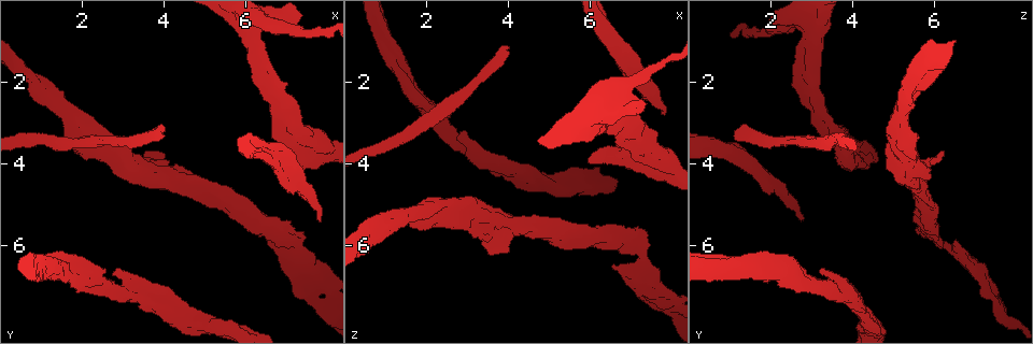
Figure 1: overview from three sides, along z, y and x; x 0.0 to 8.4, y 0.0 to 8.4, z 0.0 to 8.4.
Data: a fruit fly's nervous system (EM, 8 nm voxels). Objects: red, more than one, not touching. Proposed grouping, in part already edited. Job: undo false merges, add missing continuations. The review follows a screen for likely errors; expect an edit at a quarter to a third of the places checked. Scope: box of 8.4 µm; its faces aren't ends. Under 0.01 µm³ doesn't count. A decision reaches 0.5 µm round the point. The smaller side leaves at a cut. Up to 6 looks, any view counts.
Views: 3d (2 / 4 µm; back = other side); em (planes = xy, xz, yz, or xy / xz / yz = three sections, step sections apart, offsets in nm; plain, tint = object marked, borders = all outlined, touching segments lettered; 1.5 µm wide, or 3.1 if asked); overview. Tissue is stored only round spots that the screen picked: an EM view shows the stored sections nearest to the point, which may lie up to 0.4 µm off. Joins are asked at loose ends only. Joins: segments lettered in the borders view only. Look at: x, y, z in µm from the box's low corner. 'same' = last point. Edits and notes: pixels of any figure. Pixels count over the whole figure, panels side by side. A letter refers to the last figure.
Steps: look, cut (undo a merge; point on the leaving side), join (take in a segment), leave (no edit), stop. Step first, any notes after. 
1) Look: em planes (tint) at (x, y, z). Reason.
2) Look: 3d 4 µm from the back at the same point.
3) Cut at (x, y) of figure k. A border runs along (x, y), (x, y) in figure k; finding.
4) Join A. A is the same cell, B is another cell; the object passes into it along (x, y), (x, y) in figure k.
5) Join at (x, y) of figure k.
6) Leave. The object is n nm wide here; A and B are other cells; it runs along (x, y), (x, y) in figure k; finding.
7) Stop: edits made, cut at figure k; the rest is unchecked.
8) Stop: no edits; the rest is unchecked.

Look: 3d 2 µm at (6.55, 5.90, 6.50). An open end.

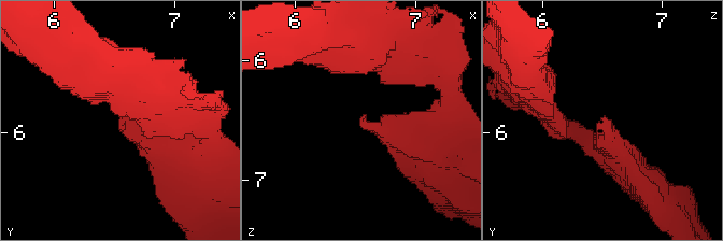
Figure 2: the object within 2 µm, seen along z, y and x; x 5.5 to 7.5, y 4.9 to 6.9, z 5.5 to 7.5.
Look: em planes (borders) at (6.56, 5.88, 6.56). Need the tissue.

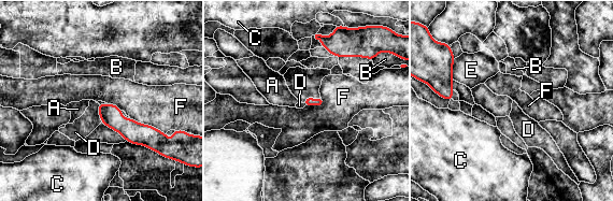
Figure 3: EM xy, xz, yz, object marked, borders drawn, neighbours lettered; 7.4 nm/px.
Leave. The longest contact is with F, 300 nm; A, B, C, D, E and F are other cells; a border runs along (130, 117), (154, 126), (165, 133) in figure 3; no lettered segment goes on from it.

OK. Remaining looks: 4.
Look: em xz step 4 (tint) at (3.25, 4.10, 5.20). Calibre changes.

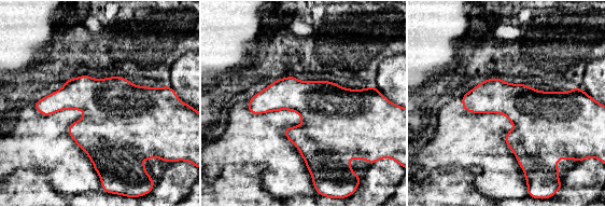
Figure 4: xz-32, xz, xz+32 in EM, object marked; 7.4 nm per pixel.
Look: em planes (borders) at the same point. Cut it another way.

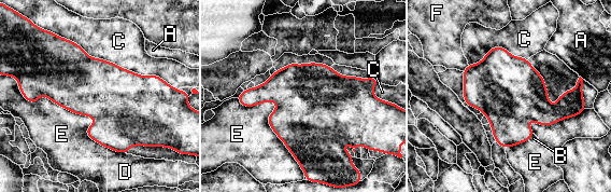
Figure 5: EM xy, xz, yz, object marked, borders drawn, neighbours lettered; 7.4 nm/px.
Leave. A, B, C, D, E and F are other cells; a border runs along (24, 96), (90, 115), (109, 148) in figure 5; all the same neuron.

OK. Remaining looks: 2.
Look: 3d 2 µm at (4.05, 3.30, 1.15). An open end.

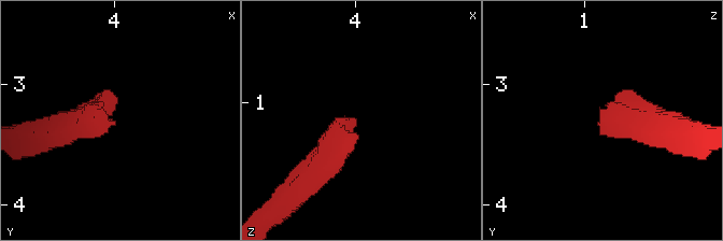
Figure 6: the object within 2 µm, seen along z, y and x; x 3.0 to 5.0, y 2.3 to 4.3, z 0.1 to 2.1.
Look: em planes (borders) at (4.00, 3.34, 1.14). Need the tissue.

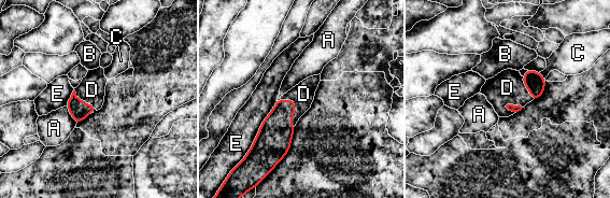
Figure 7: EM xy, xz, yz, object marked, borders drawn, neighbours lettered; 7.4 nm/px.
Join D. D is the same cell, A, B, C and E are other cells; the object passes into it along (275, 133), (294, 105), (303, 94) in figure 7; it goes on there.

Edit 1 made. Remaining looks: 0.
Stop: edits made, join at figure 7; the rest is unchecked.

